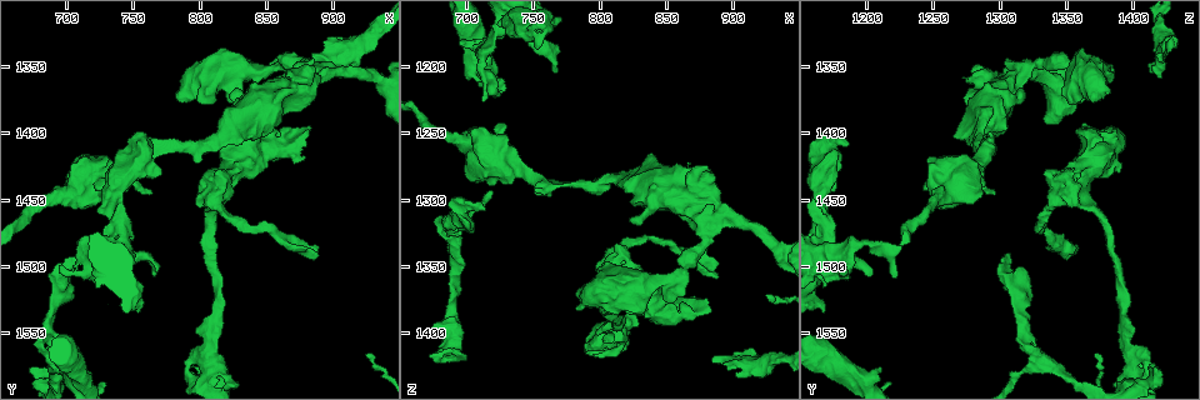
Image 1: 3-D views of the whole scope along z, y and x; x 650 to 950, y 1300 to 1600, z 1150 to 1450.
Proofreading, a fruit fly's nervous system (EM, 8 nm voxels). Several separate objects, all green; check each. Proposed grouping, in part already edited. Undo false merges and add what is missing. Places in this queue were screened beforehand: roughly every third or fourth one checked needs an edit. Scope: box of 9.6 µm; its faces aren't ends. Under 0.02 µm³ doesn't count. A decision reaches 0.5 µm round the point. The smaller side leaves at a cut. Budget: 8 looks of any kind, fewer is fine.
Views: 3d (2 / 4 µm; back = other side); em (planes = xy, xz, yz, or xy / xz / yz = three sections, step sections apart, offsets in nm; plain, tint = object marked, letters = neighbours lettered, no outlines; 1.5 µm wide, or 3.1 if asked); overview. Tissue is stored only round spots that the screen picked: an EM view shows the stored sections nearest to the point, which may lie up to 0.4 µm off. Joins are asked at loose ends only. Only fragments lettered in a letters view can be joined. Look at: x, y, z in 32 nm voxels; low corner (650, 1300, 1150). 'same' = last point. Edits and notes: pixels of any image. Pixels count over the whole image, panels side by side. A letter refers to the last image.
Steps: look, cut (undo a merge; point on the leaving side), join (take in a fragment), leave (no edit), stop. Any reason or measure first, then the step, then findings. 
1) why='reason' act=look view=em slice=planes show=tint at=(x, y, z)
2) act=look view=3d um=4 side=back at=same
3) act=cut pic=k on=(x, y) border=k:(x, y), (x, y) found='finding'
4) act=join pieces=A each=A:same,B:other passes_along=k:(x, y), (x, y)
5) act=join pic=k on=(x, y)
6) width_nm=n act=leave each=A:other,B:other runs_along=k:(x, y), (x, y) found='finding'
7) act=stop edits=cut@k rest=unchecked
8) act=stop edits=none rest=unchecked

why='long arm stops here' act=look view=3d um=4 at=(712, 1492, 1308)

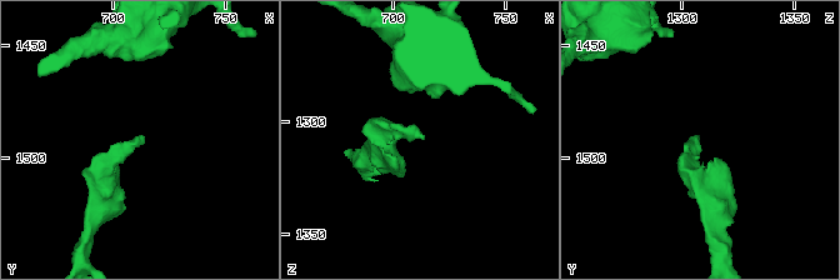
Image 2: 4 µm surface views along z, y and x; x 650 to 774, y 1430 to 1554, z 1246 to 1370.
act=look view=em slice=xy step=8 show=letters at=(711, 1489, 1306)

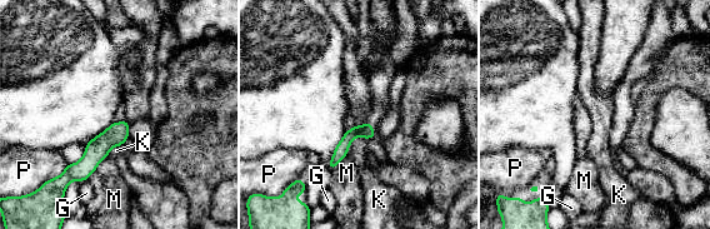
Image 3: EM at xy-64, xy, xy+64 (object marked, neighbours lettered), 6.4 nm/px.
act=leave each=G:other,K:other,M:other,P:other found='none of them fits'

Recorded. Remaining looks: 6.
why='abrupt turn' act=look view=3d um=2 at=(788, 1578, 1410)

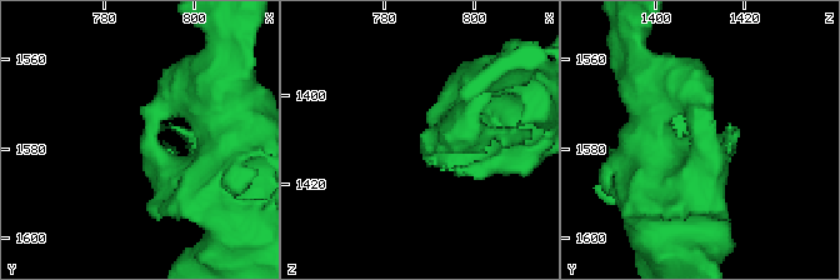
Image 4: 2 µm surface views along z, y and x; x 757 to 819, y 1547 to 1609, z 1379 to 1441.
act=look view=em slice=planes show=letters at=(790, 1577, 1410)

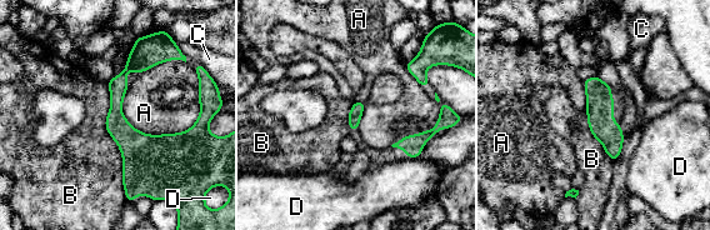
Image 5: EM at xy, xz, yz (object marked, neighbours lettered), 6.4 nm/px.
width_nm=90 act=leave each=A:other,B:other,C:other,D:other border=5:(199, 100), (175, 133), (120, 110) found='continuous, no second neuron'

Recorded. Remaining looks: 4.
why='free end' act=look view=3d um=2 at=(900, 1330, 1430)

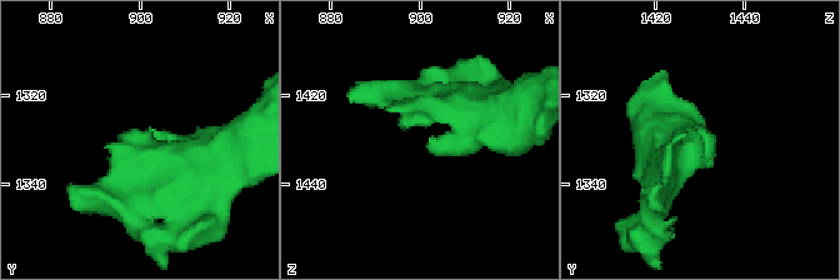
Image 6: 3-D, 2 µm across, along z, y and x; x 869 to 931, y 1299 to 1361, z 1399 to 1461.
why='shape alone is not enough' act=look view=em slice=xy step=8 show=tint at=(902, 1331, 1431)

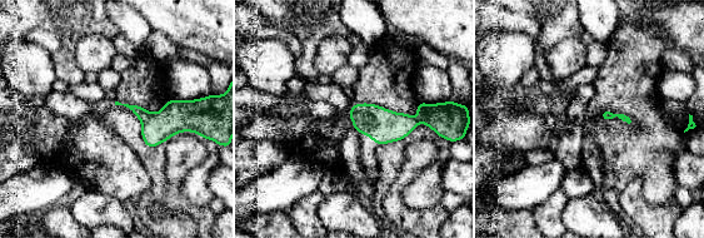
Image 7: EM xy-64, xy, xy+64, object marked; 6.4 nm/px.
why='cut it another way' act=look view=em slice=planes show=letters at=same

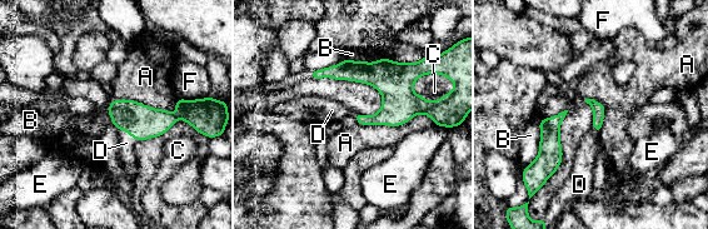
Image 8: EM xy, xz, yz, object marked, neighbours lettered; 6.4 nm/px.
longest_contact=A:600nm act=join pieces=D each=A:other,B:other,C:other,D:same,E:other,F:other found='it goes on there'

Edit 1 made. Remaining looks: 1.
act=stop edits=join@8 rest=unchecked

